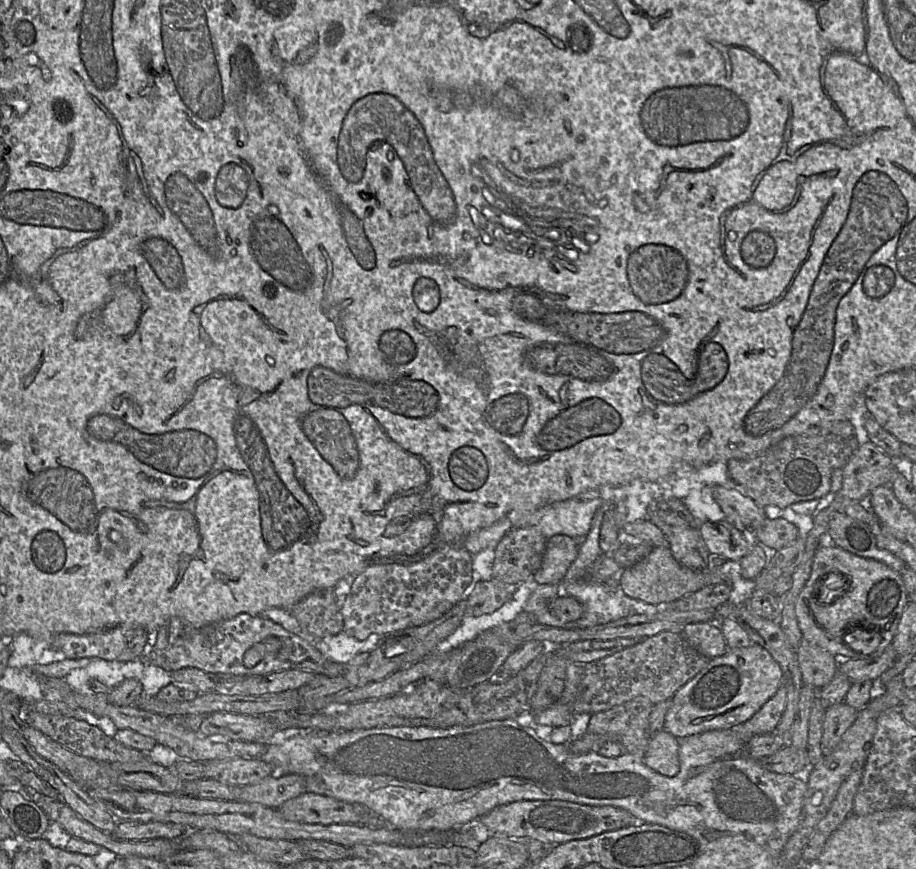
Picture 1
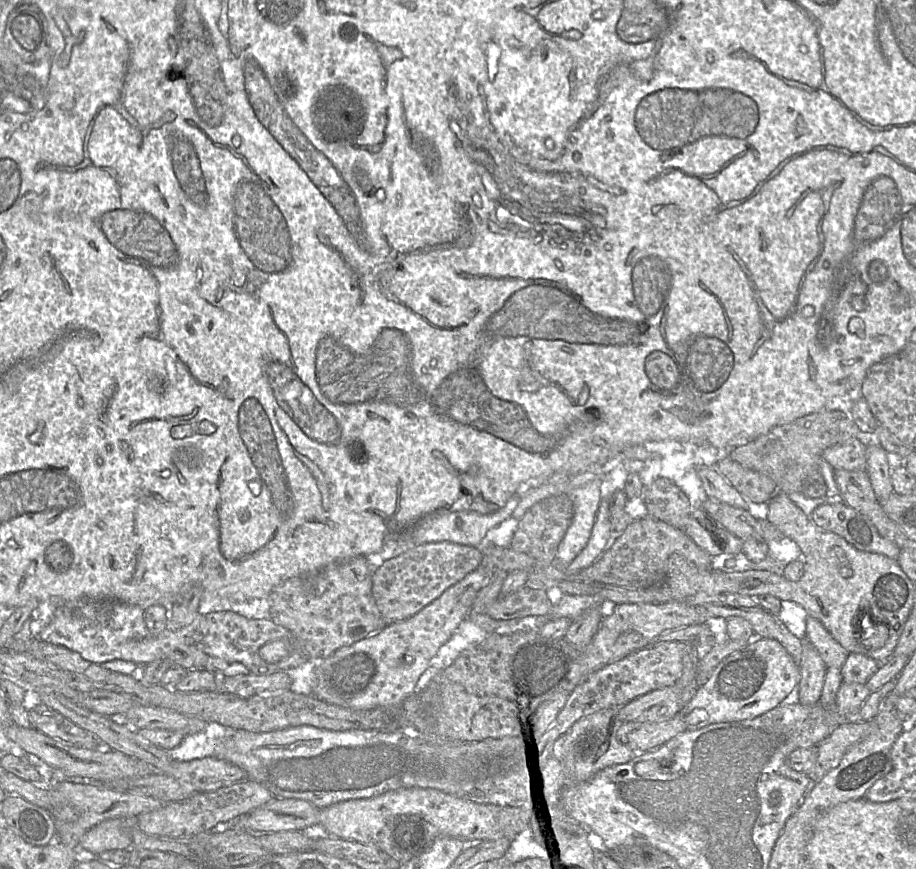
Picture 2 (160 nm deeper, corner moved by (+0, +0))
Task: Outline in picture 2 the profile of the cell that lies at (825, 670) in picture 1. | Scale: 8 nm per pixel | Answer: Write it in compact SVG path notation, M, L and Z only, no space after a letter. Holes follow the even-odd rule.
M808 615L805 638L816 648L827 668L841 669L849 653L816 618Z

